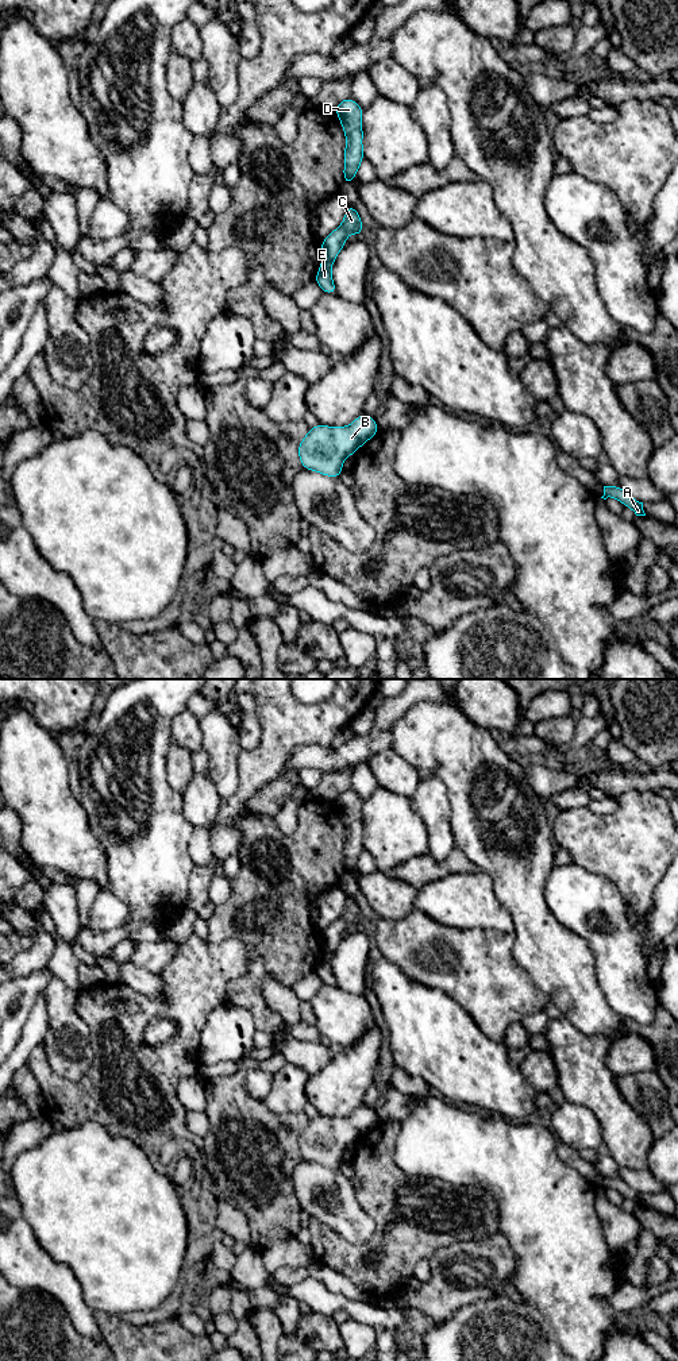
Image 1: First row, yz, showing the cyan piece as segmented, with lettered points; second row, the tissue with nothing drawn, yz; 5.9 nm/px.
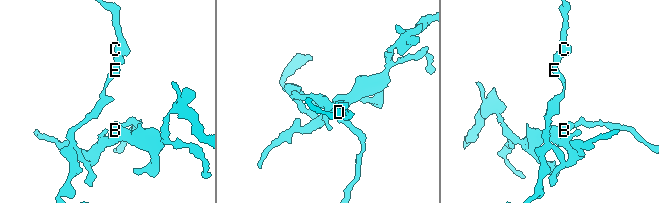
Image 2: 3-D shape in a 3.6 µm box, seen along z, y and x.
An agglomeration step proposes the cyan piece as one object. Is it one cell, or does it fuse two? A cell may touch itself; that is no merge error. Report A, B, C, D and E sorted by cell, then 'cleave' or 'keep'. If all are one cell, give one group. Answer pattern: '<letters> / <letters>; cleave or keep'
A B E / C D; cleave

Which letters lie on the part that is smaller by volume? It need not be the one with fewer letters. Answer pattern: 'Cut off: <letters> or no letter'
Cut off: A, B, E

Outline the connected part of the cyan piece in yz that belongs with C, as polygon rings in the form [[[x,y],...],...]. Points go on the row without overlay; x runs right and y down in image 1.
[[[346,897],[346,906],[340,918],[334,921],[321,934],[323,951],[334,953],[347,934],[348,925],[362,926],[362,913],[355,898]]]

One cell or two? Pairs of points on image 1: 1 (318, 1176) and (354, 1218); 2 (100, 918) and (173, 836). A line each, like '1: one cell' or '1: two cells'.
1: one cell
2: two cells

